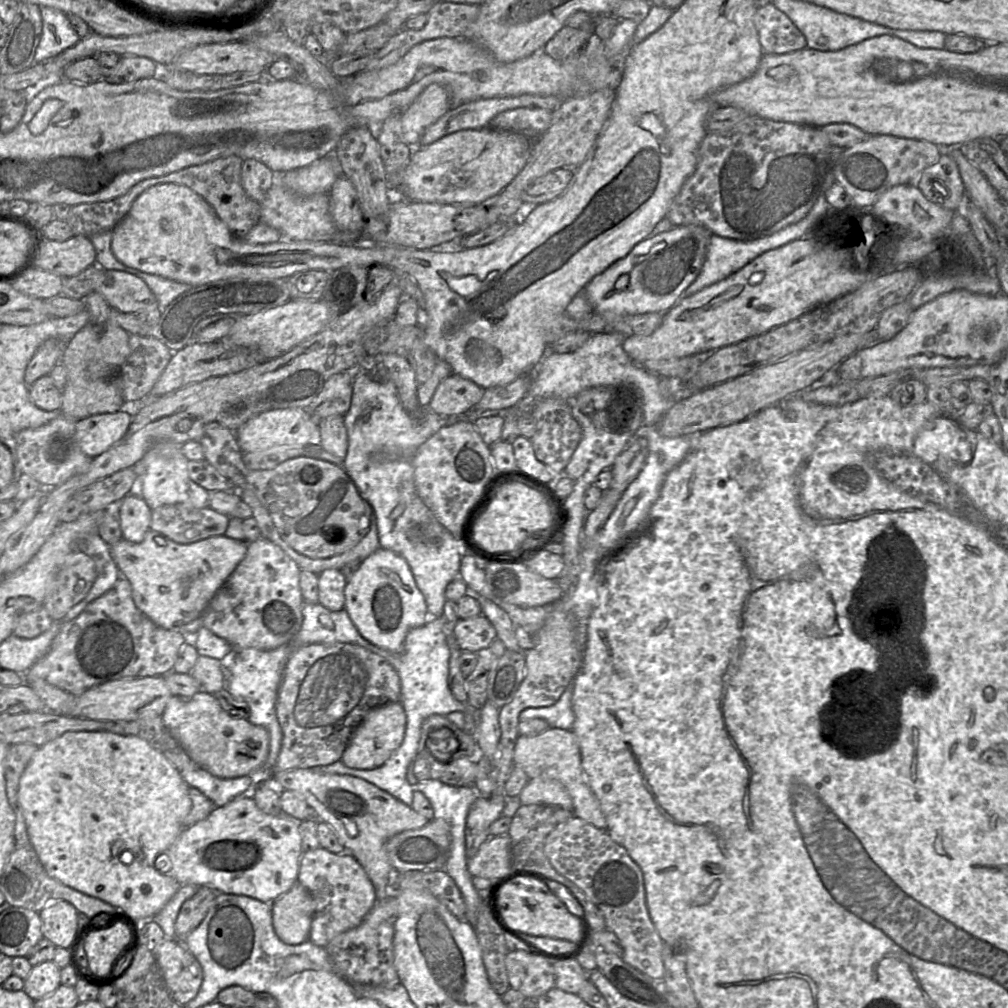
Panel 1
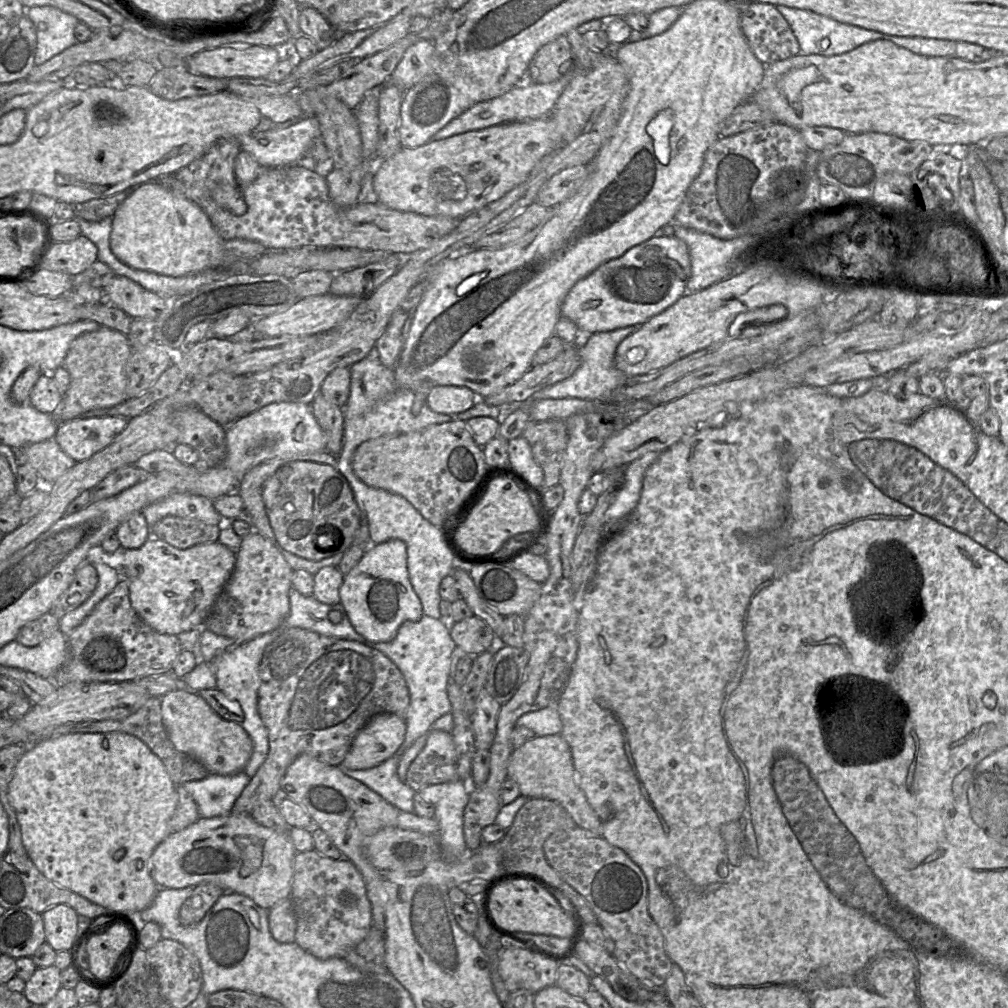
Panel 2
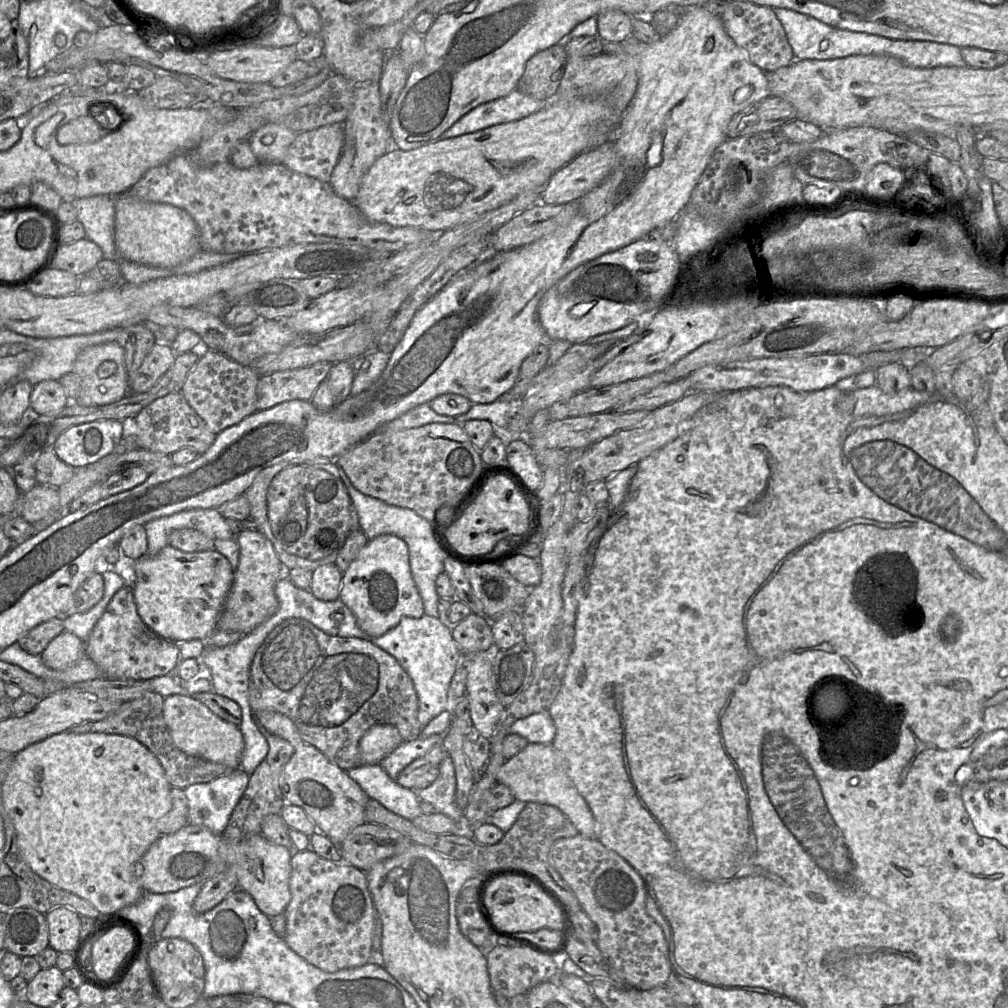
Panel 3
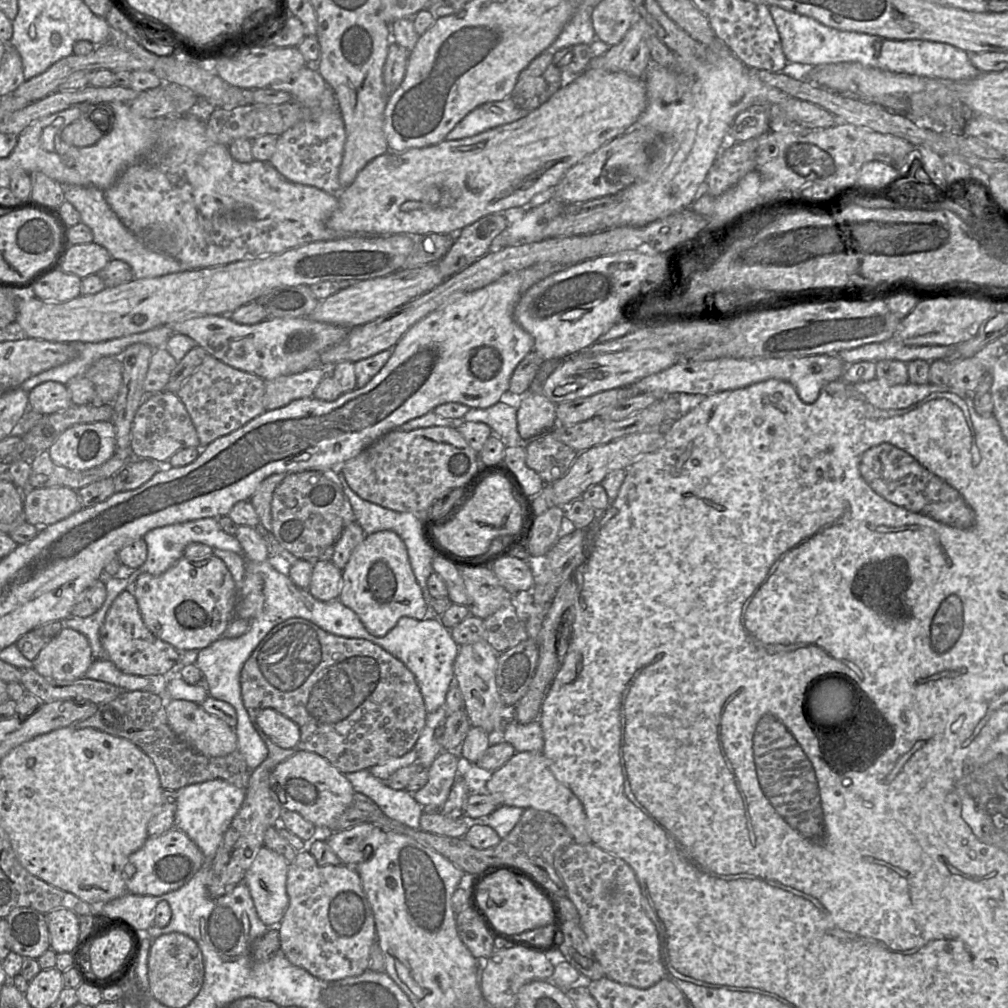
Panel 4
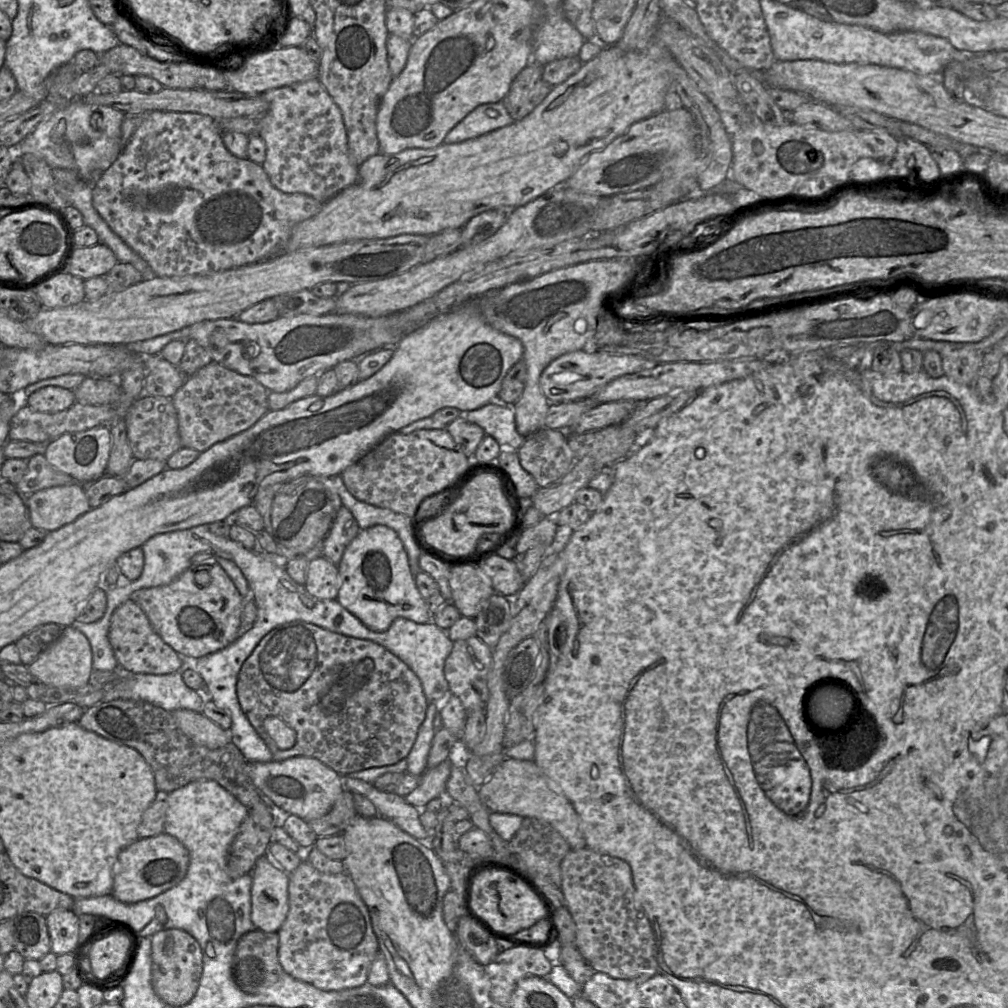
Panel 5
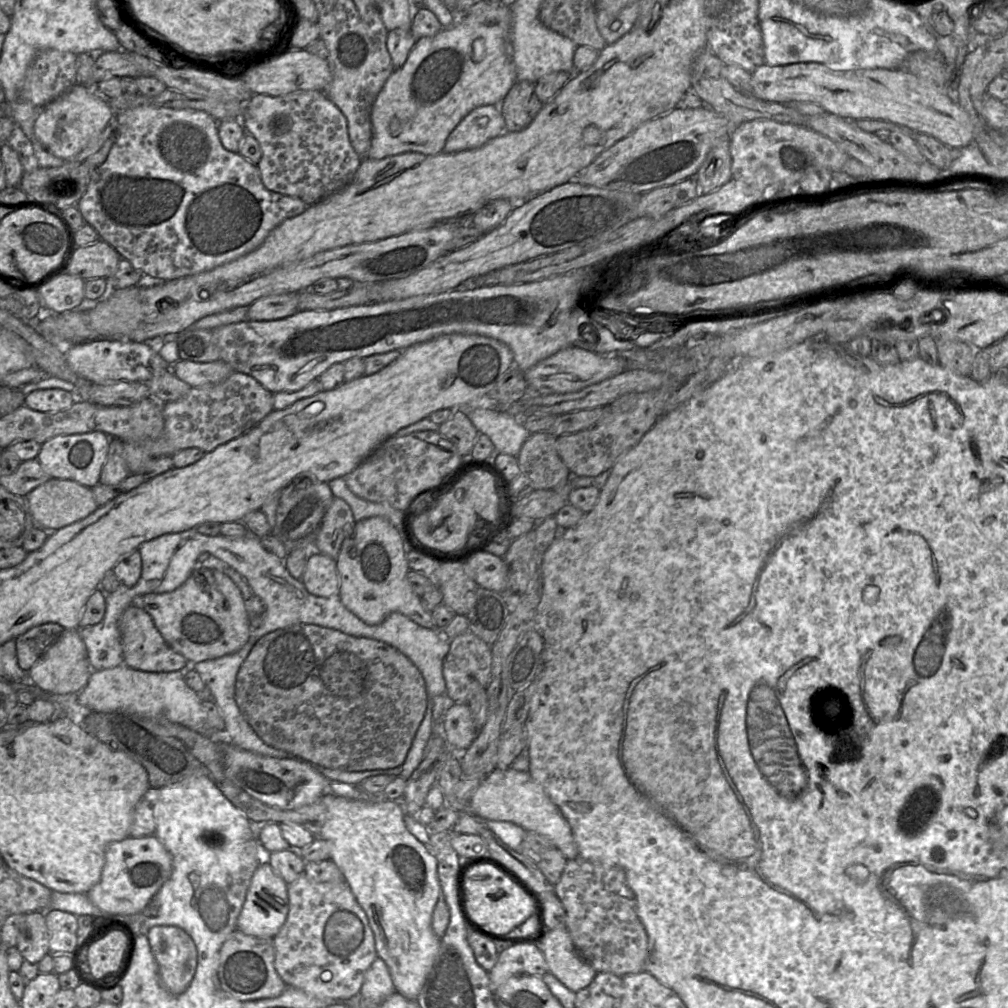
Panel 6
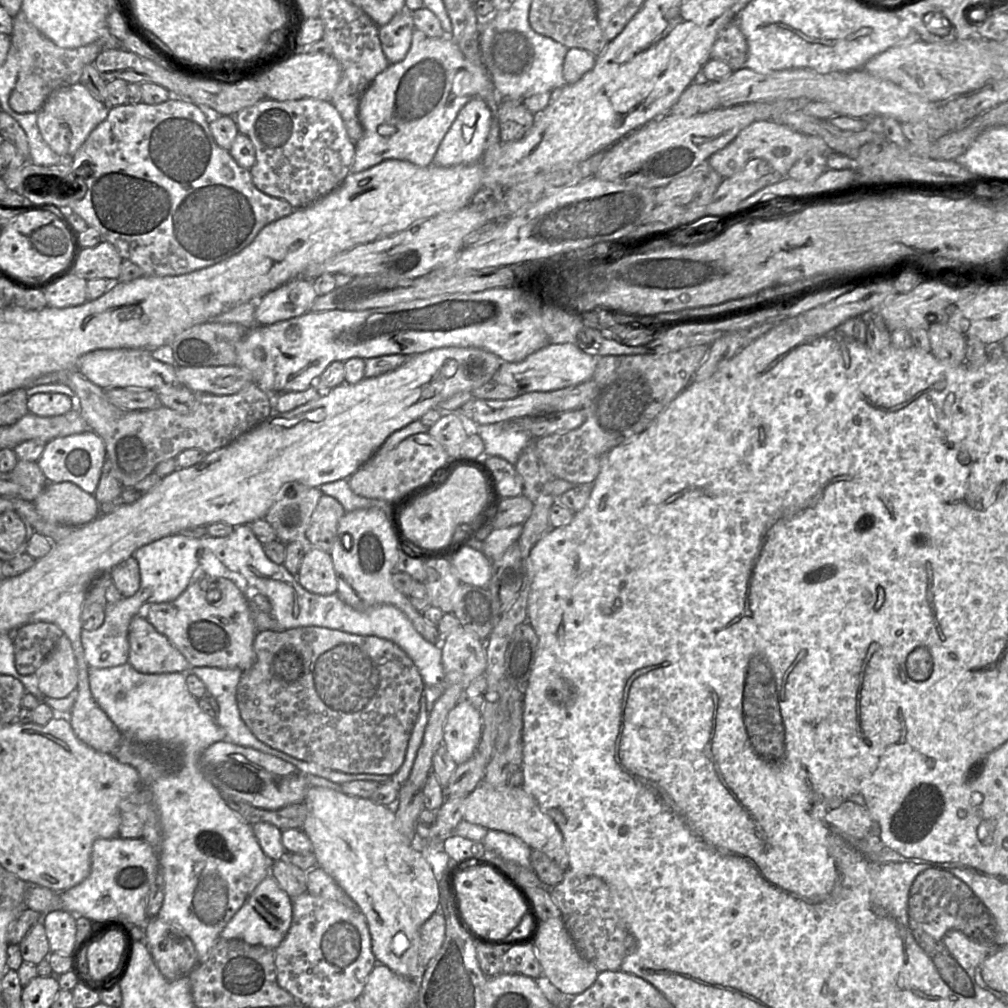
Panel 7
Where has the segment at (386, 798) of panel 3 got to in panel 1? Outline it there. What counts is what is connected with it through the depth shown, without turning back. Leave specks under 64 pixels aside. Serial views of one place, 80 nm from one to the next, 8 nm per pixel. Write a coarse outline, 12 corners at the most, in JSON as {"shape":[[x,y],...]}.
{"shape":[[419,740],[374,769],[354,769],[342,760],[312,769],[364,779],[412,806],[414,787],[407,771]]}

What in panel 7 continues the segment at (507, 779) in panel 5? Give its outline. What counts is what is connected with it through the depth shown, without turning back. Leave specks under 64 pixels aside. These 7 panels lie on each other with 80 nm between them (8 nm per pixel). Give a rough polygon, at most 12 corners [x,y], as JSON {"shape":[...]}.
{"shape":[[481,781],[462,819],[517,836],[563,871],[561,831],[522,786]]}

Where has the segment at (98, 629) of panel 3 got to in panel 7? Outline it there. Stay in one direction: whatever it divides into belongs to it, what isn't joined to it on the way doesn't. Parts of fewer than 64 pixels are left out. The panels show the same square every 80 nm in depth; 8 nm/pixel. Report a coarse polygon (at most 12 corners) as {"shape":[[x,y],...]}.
{"shape":[[131,619],[128,663],[140,673],[190,666],[146,619]]}

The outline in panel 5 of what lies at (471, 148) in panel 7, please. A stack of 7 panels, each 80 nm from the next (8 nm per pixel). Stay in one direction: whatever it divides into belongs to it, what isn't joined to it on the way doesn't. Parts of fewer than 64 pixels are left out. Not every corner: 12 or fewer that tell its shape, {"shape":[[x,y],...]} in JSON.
{"shape":[[502,101],[471,111],[445,144],[479,137],[514,122]]}

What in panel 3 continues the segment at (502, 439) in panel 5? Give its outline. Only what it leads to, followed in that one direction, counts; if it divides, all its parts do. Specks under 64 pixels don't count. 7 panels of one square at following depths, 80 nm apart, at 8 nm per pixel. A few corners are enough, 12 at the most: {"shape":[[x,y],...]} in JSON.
{"shape":[[501,396],[488,404],[472,404],[456,416],[468,420],[487,420],[507,428],[517,413],[518,403]]}

